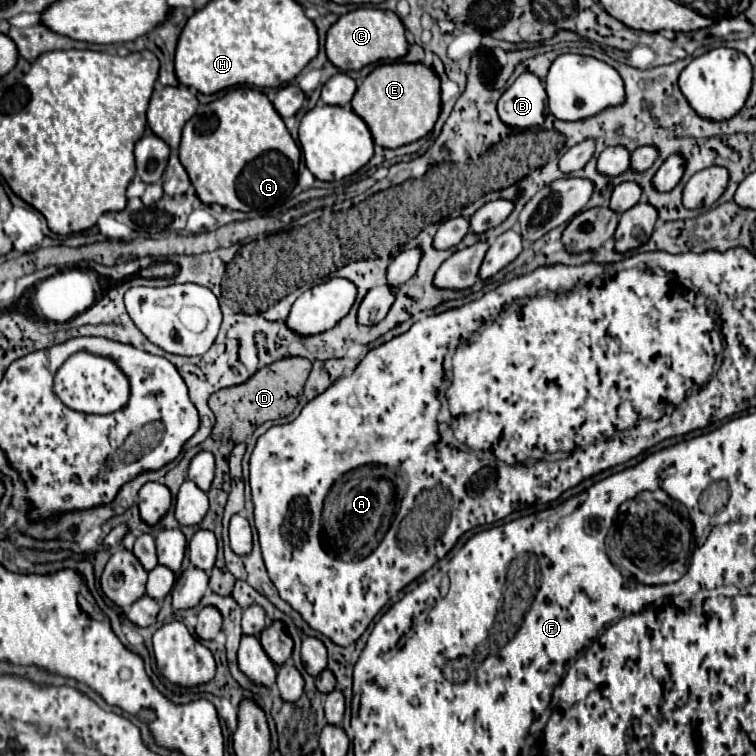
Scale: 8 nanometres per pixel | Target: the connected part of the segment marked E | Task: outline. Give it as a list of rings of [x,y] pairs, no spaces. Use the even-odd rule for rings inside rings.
[[[391,62],[377,66],[357,88],[351,100],[353,112],[367,124],[373,142],[383,148],[399,148],[423,138],[441,112],[439,76],[425,64]]]

